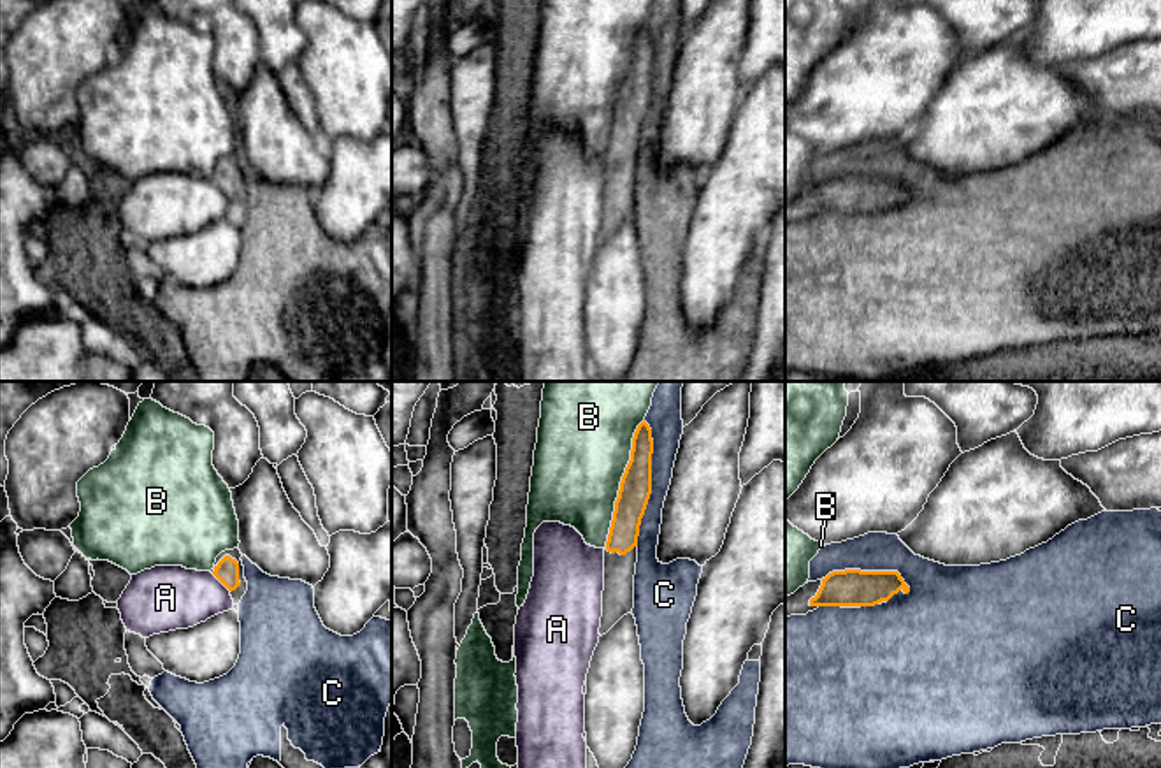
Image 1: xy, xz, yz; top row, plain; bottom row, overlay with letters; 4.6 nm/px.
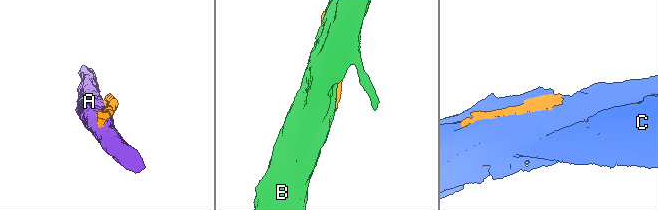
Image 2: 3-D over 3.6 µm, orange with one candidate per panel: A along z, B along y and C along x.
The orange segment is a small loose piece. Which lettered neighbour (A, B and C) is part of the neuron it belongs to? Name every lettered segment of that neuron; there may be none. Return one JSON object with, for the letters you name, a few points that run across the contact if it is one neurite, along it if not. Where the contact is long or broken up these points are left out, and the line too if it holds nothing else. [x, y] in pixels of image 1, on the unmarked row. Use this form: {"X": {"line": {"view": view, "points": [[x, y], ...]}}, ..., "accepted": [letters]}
{"accepted": []}

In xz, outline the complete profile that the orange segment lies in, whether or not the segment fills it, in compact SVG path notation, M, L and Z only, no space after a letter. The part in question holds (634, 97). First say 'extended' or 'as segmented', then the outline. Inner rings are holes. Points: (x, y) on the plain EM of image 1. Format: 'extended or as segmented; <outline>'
extended; M643 26L632 44L631 67L620 88L604 155L601 243L634 214L638 142L652 100L652 60L652 35Z

